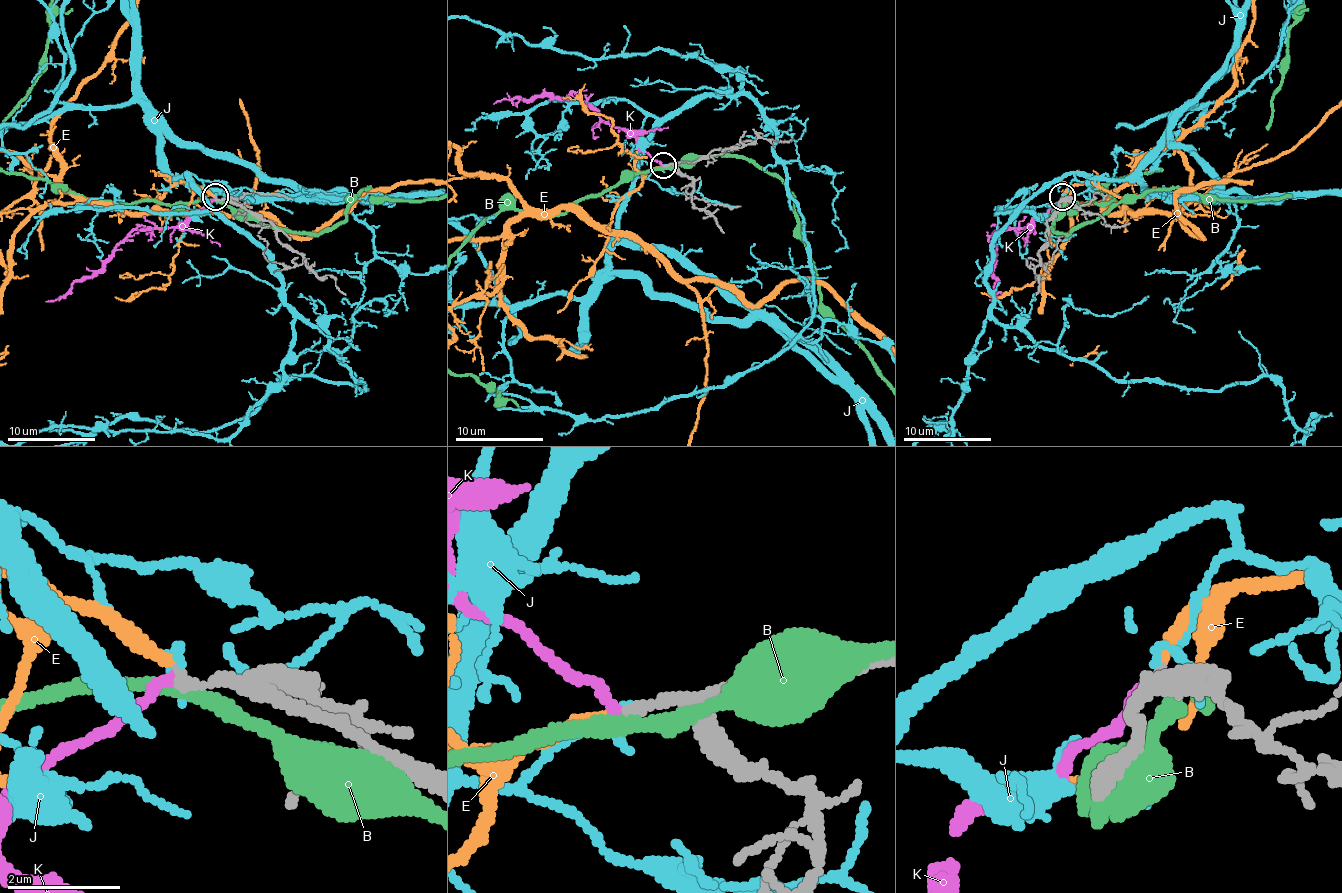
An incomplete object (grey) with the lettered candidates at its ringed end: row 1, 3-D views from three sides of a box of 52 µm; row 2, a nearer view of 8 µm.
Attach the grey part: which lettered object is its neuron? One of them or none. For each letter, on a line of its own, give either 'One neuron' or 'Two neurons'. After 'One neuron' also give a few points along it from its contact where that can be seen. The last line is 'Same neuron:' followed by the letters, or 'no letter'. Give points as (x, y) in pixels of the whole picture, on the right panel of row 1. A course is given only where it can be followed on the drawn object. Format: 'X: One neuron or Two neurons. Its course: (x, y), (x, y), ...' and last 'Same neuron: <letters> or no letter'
B: Two neurons
E: One neuron
J: Two neurons
K: Two neurons
Same neuron: E

